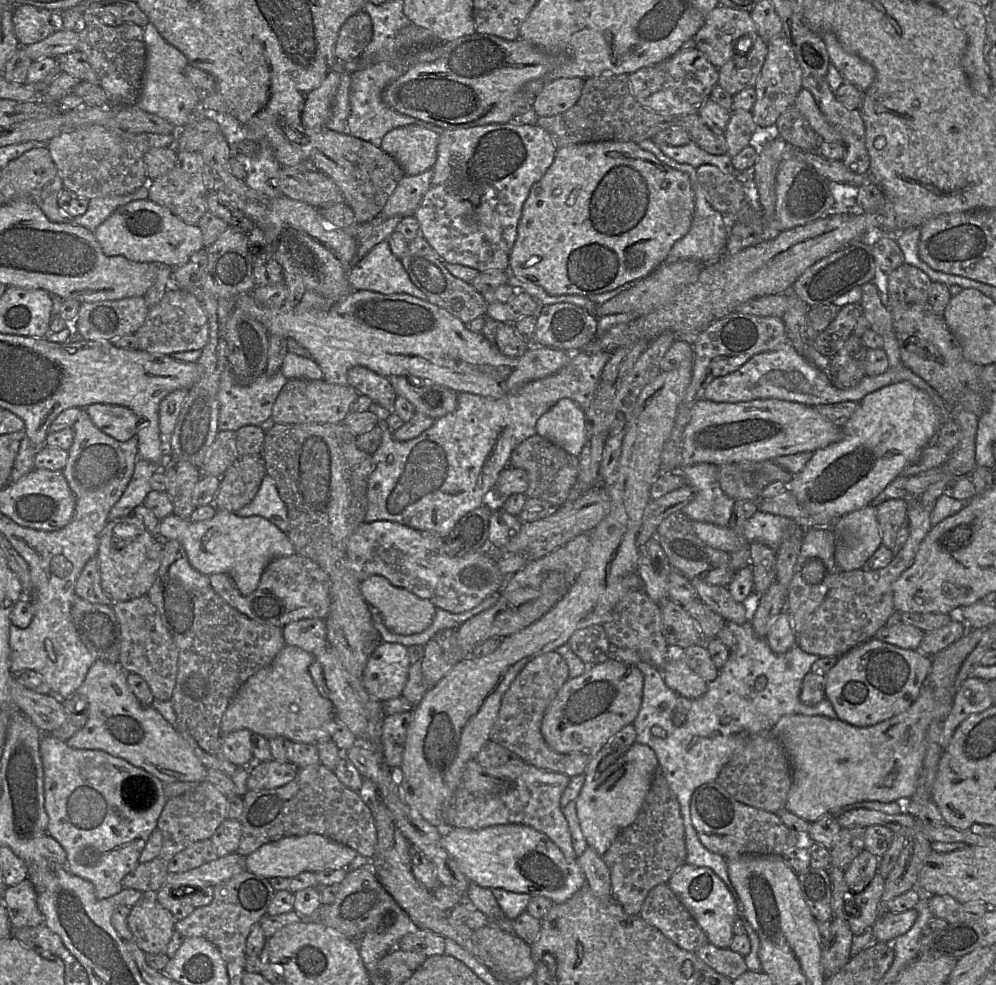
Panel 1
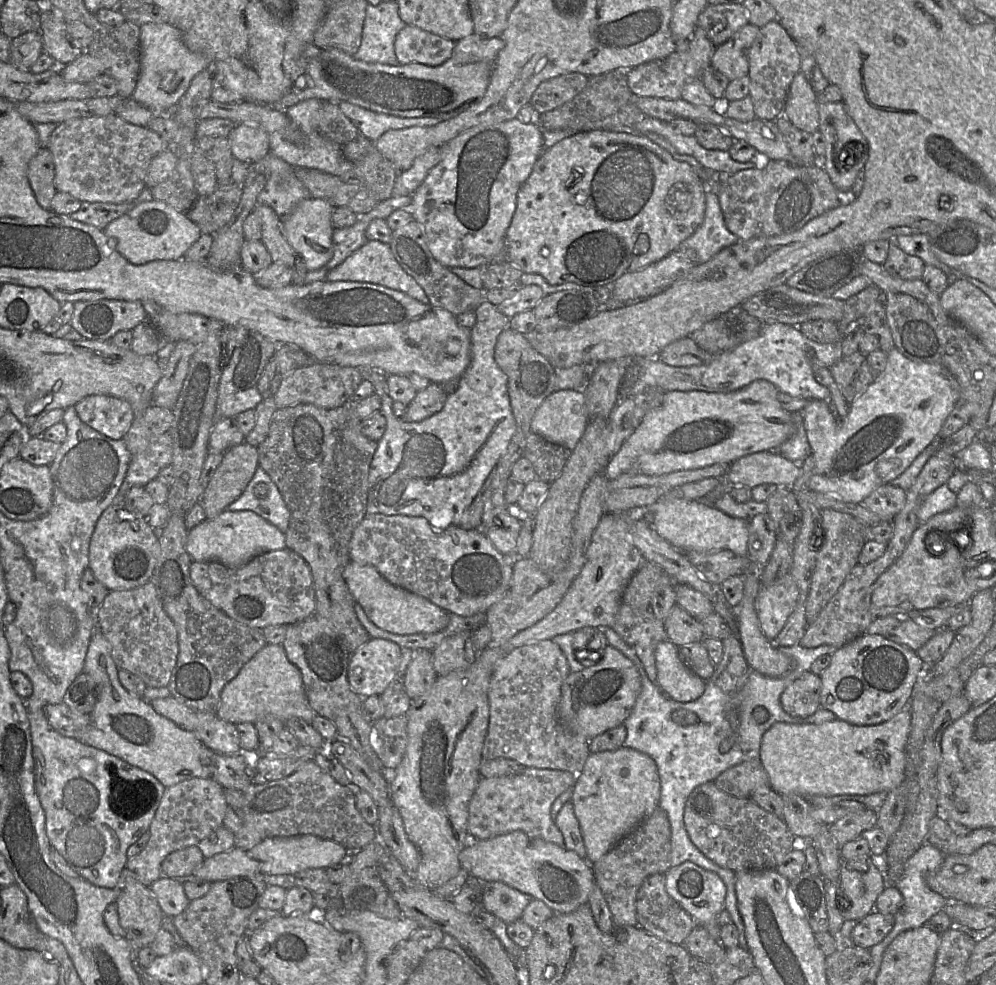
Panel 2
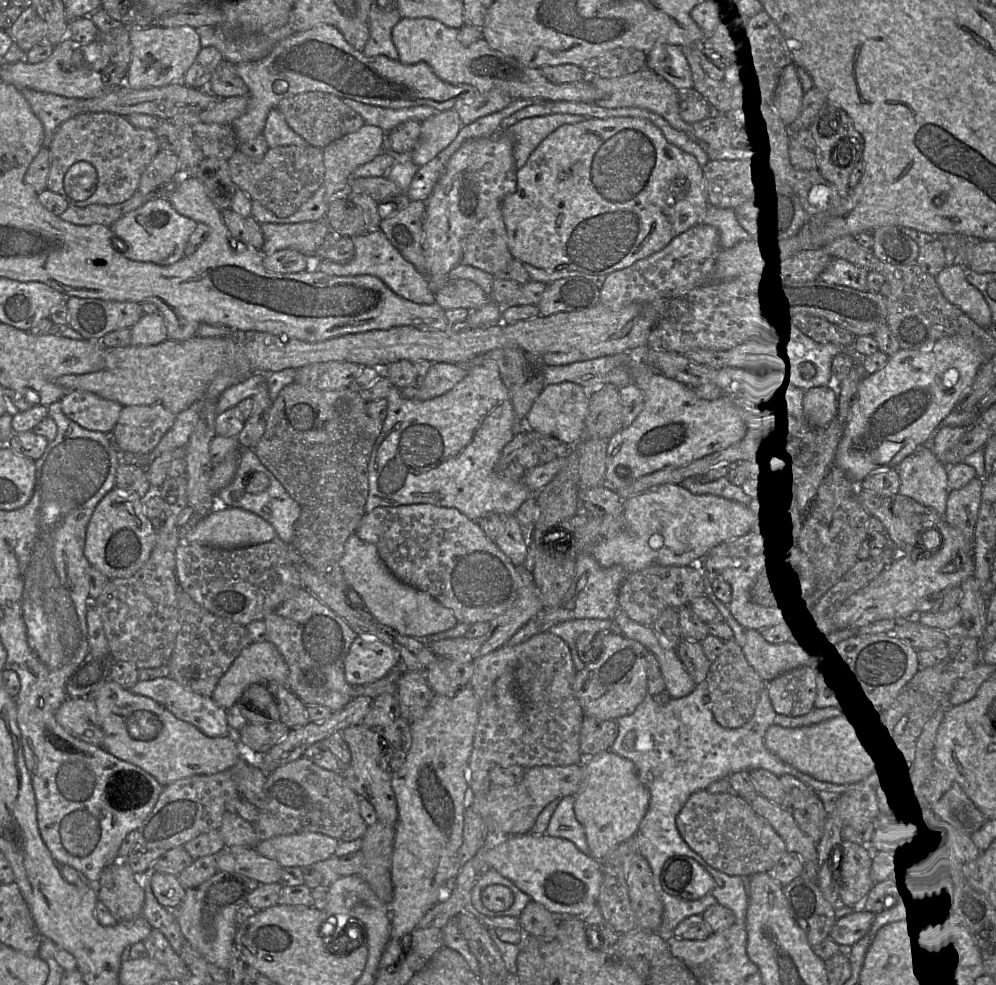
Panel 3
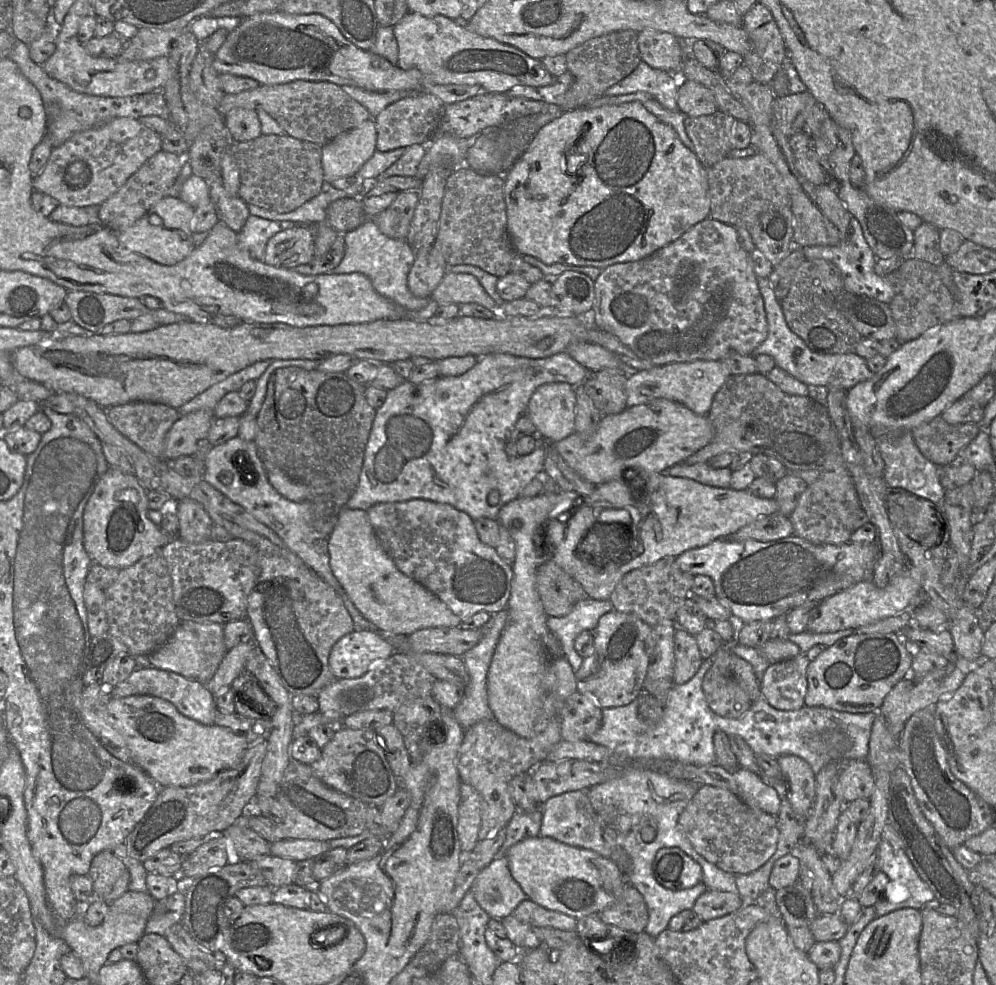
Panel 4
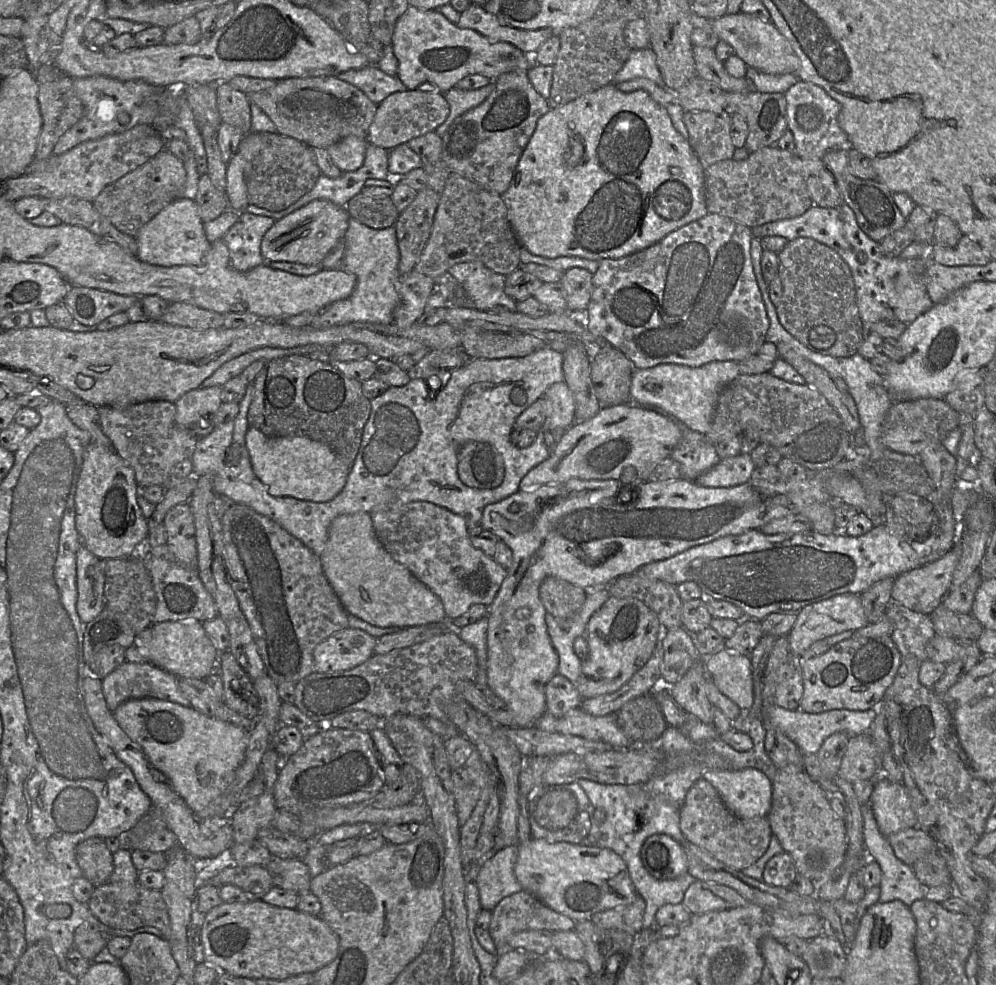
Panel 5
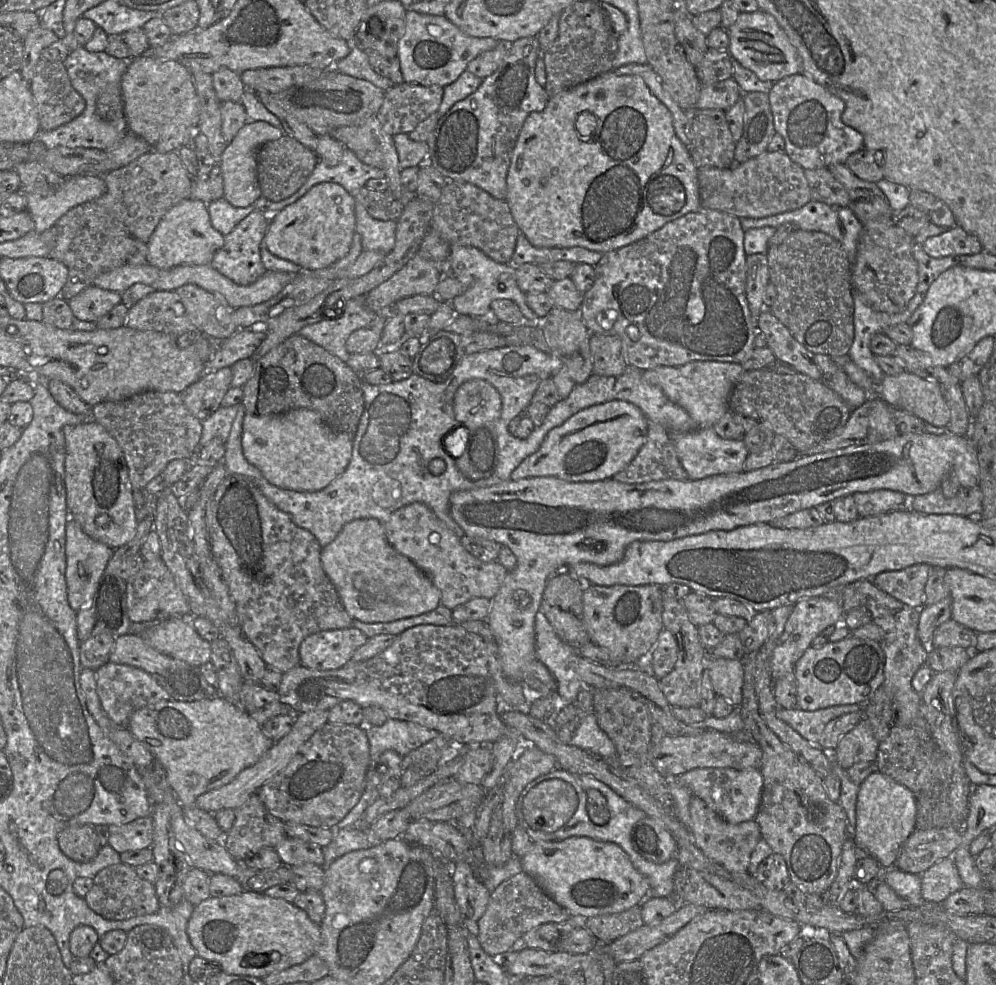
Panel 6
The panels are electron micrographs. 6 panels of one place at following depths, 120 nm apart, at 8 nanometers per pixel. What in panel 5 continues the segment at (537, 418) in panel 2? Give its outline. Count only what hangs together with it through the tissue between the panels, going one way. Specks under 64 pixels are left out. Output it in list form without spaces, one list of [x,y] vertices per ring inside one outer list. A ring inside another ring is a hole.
[[[565,381],[552,384],[542,396],[547,404],[548,430],[568,429],[575,421],[576,401]]]

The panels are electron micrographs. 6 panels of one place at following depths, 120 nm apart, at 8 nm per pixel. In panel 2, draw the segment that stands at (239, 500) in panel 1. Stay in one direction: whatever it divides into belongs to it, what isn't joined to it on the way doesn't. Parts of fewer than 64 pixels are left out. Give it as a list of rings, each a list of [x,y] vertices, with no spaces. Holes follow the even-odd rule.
[[[245,442],[223,453],[221,463],[202,494],[206,519],[218,516],[241,496],[258,466],[257,448]]]

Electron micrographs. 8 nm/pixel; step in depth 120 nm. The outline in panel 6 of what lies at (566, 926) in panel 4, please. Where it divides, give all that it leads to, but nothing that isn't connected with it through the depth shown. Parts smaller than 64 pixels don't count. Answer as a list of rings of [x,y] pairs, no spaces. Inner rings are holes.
[[[521,871],[502,882],[492,893],[484,915],[477,921],[479,932],[476,936],[483,950],[495,957],[503,957],[513,950],[515,942],[528,931],[546,923],[563,923],[570,918],[569,912],[556,903],[529,874]]]

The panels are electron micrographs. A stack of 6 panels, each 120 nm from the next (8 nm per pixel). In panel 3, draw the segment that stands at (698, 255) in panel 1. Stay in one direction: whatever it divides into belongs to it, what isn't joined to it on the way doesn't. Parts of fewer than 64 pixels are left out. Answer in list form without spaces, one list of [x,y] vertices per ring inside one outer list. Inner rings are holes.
[[[708,203],[702,223],[718,230],[721,249],[729,249],[738,244],[749,242],[732,209],[718,208]]]

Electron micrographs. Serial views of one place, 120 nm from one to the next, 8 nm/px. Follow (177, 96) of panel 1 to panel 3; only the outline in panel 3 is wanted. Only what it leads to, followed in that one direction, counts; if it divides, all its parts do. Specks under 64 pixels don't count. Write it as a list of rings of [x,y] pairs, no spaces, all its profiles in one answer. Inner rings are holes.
[[[190,26],[131,28],[130,43],[131,61],[124,84],[134,90],[182,82],[202,48],[197,30]]]

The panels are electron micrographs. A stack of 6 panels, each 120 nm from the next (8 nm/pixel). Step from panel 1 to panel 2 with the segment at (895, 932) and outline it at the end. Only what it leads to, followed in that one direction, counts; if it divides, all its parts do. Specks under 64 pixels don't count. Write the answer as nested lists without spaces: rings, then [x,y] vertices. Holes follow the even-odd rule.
[[[874,910],[854,926],[849,943],[870,949],[880,943],[893,929],[894,914],[883,914]]]

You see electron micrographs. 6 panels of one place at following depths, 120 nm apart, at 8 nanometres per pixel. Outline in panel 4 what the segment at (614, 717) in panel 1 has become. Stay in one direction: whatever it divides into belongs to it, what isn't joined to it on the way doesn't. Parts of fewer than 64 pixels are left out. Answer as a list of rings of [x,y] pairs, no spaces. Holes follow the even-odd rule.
[[[616,610],[602,615],[594,633],[594,651],[576,671],[578,691],[602,709],[625,706],[643,693],[647,669],[655,646],[653,627],[630,613]]]

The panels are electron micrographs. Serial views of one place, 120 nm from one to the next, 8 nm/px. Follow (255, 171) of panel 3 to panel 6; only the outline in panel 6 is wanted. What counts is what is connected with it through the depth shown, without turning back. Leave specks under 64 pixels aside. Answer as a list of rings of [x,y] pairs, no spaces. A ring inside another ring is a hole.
[[[283,133],[279,139],[269,141],[257,150],[256,161],[262,196],[270,201],[278,202],[290,197],[302,187],[314,170],[318,158],[313,151],[294,137]]]

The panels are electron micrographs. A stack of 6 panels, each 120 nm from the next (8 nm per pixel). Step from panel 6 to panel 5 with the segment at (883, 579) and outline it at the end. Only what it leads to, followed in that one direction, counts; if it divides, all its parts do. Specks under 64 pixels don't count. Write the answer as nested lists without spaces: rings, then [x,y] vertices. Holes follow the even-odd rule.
[[[961,543],[954,546],[942,558],[917,567],[895,578],[892,599],[906,608],[929,615],[937,608],[948,592],[951,592],[952,575],[961,556]]]

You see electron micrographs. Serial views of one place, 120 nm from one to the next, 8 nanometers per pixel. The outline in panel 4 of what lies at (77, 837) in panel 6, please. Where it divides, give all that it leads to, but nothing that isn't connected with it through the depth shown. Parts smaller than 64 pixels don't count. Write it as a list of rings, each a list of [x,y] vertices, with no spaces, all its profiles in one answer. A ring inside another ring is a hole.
[[[111,851],[98,853],[87,874],[93,883],[95,896],[111,904],[129,890],[130,874],[124,860]]]

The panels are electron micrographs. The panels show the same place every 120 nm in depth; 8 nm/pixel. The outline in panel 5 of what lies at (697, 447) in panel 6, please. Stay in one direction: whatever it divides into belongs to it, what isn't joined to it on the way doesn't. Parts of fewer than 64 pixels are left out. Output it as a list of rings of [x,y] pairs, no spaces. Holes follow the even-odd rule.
[[[748,453],[721,459],[718,464],[699,475],[696,483],[705,487],[729,488],[748,482],[755,469]]]

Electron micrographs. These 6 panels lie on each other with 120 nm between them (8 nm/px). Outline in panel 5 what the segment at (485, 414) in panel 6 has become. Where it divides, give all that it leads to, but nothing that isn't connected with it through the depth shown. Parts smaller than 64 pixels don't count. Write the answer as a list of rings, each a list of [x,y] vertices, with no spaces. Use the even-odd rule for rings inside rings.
[[[470,441],[458,452],[458,476],[470,487],[495,488],[504,478],[504,461],[488,442]]]

